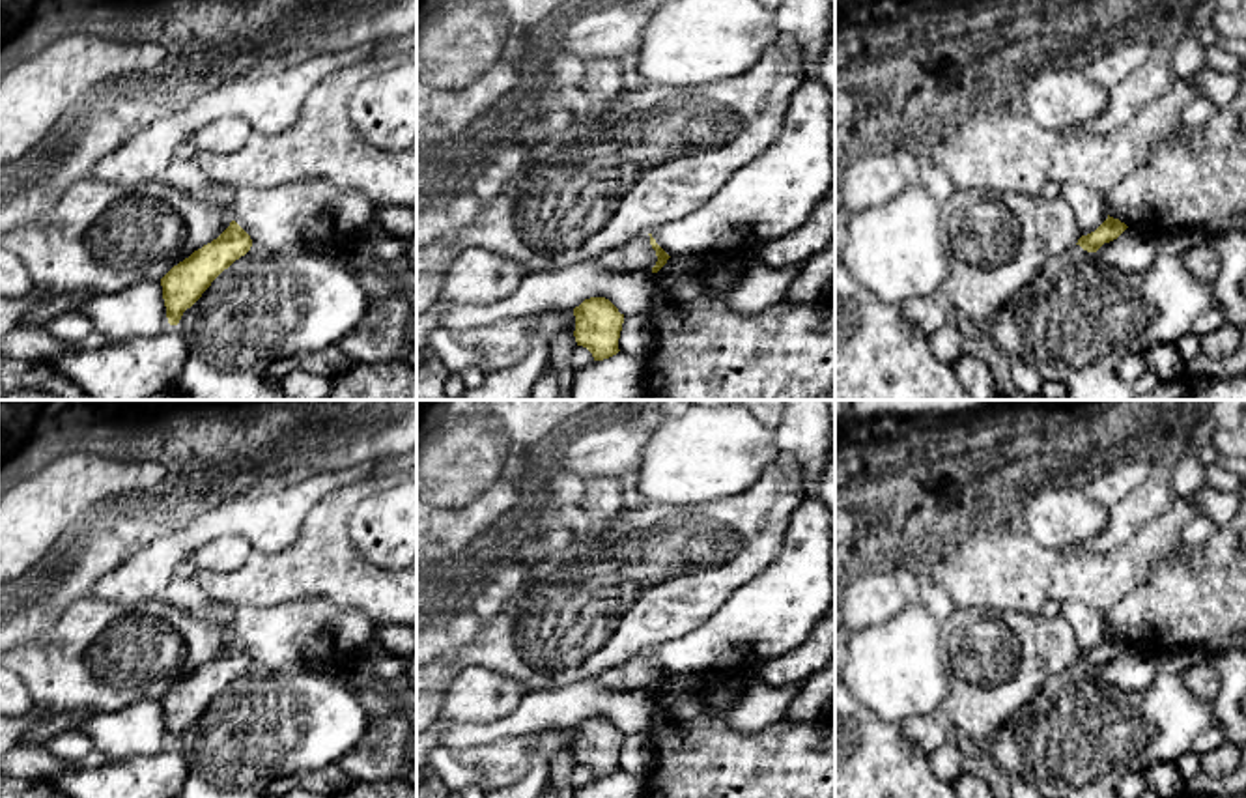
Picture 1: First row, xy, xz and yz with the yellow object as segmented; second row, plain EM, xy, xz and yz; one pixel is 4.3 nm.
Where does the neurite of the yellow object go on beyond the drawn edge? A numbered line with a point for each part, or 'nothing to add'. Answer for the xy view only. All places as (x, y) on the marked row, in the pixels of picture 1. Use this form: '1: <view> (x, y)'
nothing to add

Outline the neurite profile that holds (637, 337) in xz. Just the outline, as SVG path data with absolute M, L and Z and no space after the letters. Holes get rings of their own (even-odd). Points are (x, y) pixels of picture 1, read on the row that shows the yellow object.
M650 310L624 316L618 349L626 355L644 359L656 346L656 327L650 318Z

